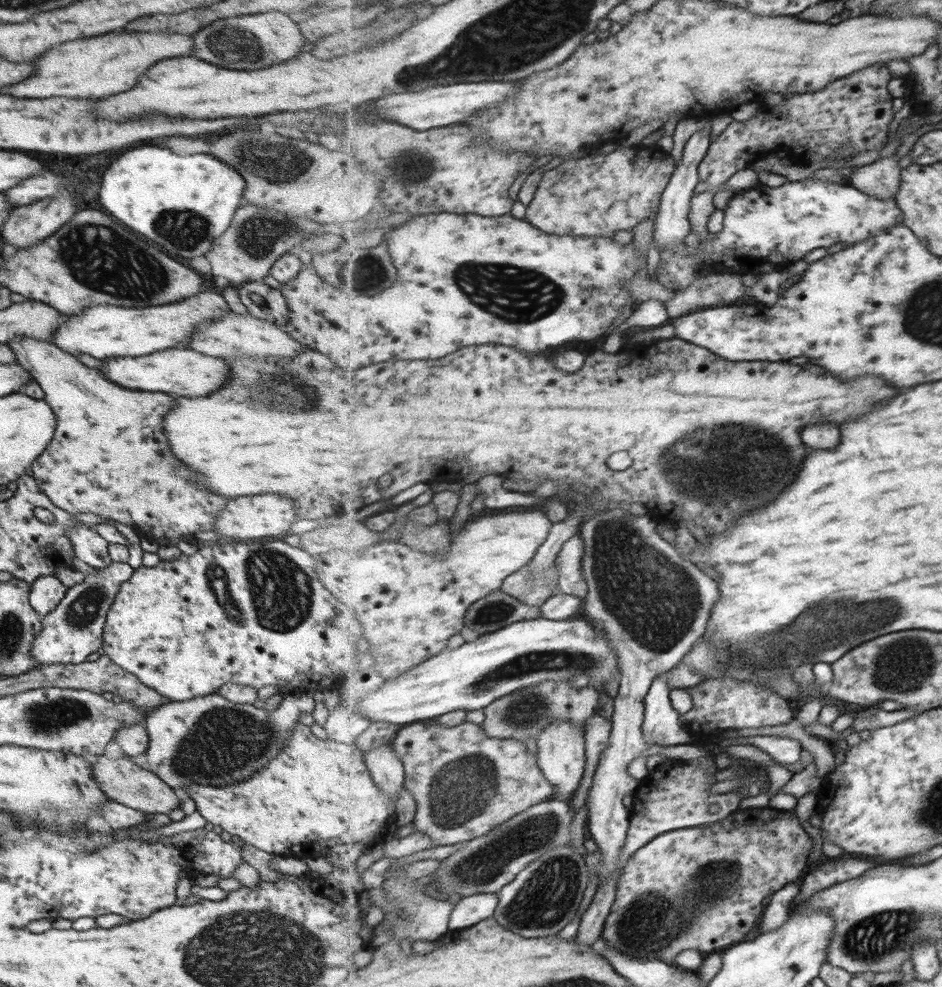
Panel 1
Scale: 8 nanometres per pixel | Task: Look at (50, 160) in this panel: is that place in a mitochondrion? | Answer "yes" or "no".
no

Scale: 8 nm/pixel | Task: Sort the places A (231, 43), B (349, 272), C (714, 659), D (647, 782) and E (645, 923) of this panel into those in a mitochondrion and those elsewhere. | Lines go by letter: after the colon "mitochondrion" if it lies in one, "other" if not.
A: mitochondrion
B: mitochondrion
C: mitochondrion
D: other
E: mitochondrion

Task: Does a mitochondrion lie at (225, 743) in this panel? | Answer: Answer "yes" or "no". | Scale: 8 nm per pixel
yes

